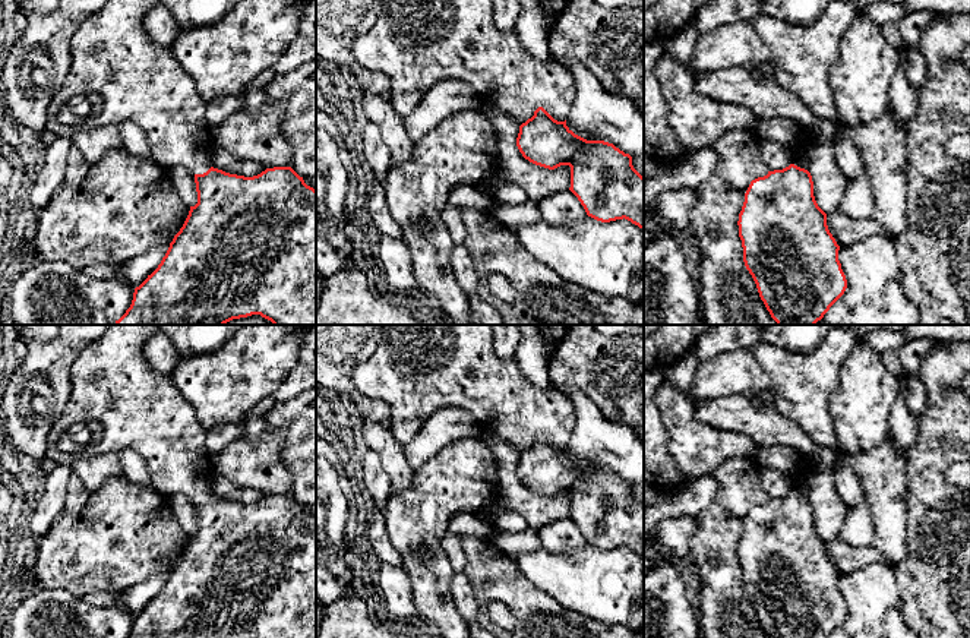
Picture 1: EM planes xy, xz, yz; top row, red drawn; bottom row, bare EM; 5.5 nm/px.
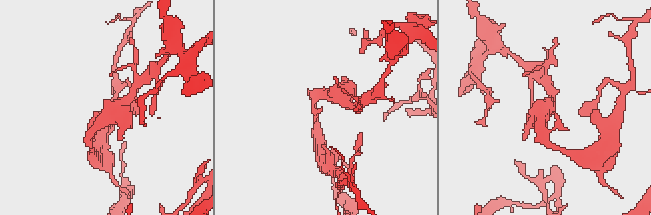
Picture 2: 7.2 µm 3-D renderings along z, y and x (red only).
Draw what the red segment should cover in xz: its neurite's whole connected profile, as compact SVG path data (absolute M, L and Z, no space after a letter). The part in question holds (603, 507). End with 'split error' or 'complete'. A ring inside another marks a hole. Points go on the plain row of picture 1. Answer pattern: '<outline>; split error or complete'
M543 435L519 454L516 474L530 490L554 498L571 495L569 518L578 525L588 544L610 550L628 547L644 558L644 505L633 496L632 484L613 471L587 468L575 462L565 449L554 448Z; complete

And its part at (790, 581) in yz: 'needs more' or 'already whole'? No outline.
needs more

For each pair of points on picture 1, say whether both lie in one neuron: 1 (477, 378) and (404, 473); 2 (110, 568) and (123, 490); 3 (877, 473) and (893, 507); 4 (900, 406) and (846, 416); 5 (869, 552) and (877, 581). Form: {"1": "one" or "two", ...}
{"1": "two", "2": "one", "3": "one", "4": "two", "5": "two"}

